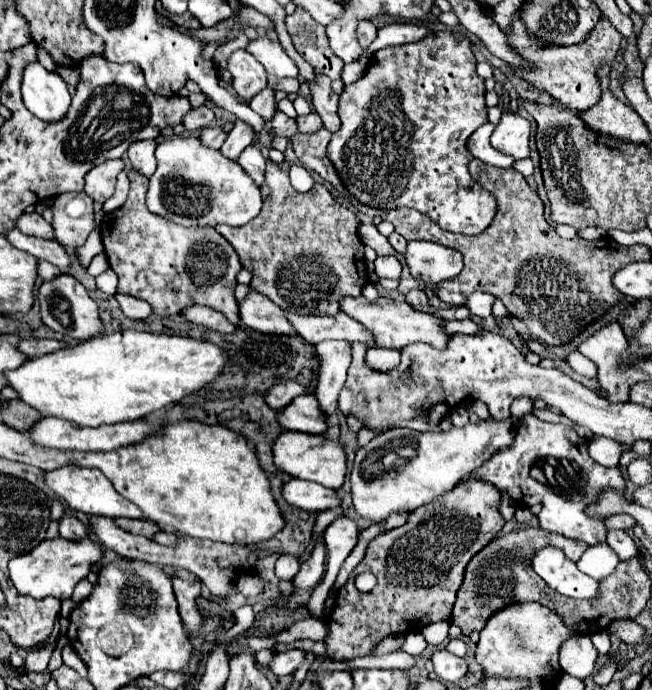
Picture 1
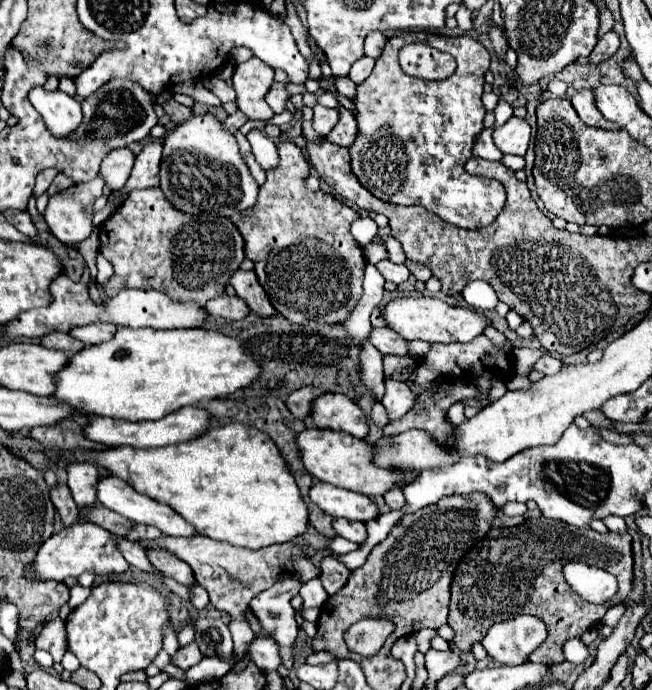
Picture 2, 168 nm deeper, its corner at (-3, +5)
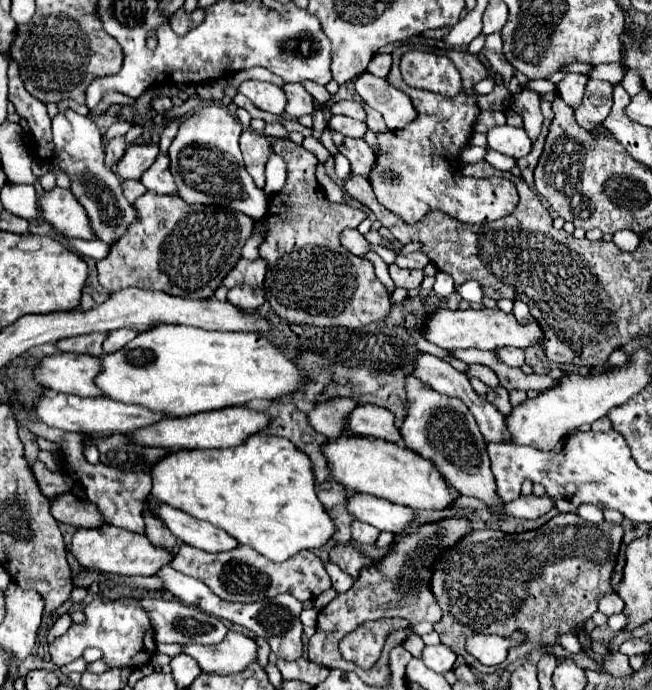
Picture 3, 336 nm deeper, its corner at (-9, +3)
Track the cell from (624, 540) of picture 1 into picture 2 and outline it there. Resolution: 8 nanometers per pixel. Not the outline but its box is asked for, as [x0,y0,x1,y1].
[603,517,627,535]

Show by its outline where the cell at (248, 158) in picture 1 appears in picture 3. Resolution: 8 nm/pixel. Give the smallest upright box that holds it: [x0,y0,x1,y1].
[239,129,273,189]

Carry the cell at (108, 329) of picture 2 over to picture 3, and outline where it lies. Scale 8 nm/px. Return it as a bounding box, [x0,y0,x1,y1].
[103,329,137,353]

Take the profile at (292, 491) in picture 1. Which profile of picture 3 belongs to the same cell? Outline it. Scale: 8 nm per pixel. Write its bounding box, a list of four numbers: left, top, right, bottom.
[347,493,417,535]

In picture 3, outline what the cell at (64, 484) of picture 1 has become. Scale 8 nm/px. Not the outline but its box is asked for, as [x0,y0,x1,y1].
[157,505,239,553]

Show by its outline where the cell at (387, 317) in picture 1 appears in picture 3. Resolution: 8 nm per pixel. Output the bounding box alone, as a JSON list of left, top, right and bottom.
[425,309,543,351]

